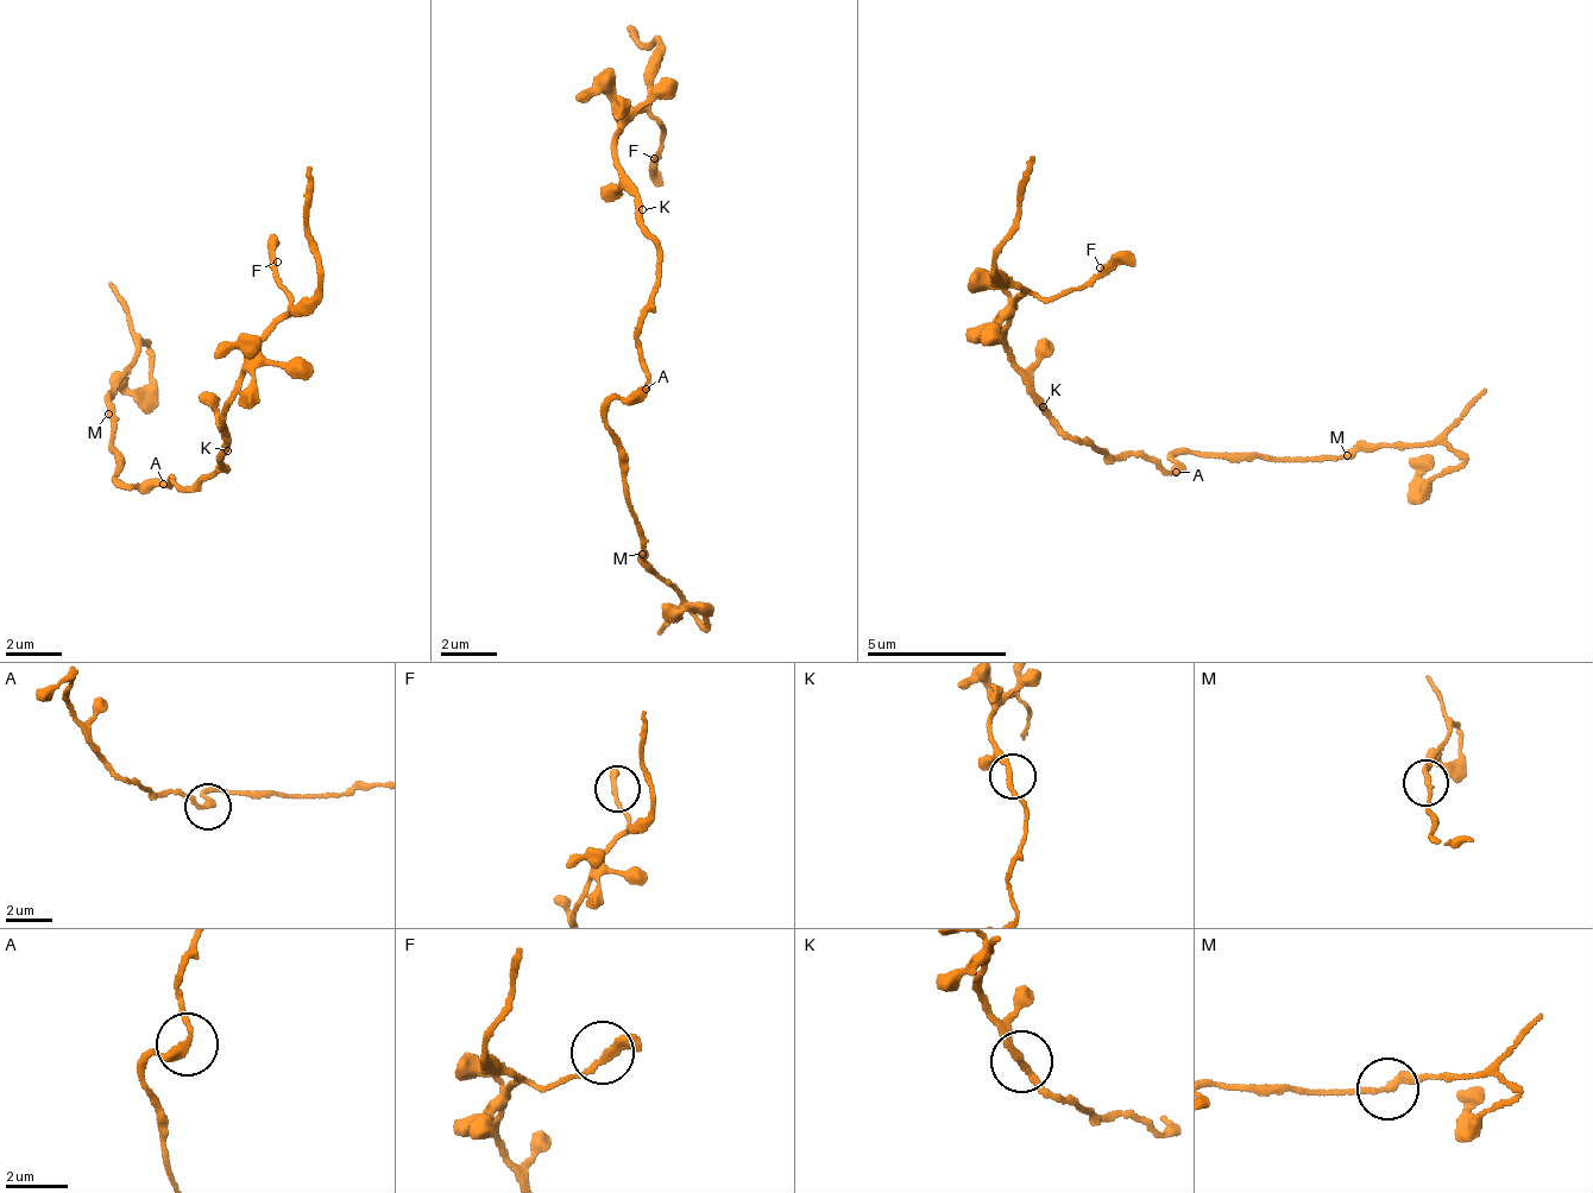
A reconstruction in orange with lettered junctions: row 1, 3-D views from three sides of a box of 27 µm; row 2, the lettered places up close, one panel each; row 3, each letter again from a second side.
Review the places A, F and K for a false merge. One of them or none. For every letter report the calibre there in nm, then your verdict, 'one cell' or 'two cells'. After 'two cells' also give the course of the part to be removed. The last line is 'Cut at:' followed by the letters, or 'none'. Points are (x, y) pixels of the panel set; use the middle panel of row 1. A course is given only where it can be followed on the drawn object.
A: 240 nm thick; one cell
F: 240 nm thick; one cell
K: 200 nm thick; one cell
Cut at: none

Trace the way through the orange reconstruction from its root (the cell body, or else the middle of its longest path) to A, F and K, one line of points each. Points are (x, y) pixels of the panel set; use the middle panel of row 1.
A: (642, 315), (637, 324), (637, 355), (640, 365), (648, 373), (643, 390)
F: (642, 315), (660, 258), (642, 209), (612, 158), (617, 124), (631, 112), (662, 126), (654, 158)
K: (642, 315), (658, 284), (655, 269), (660, 258), (642, 209)

